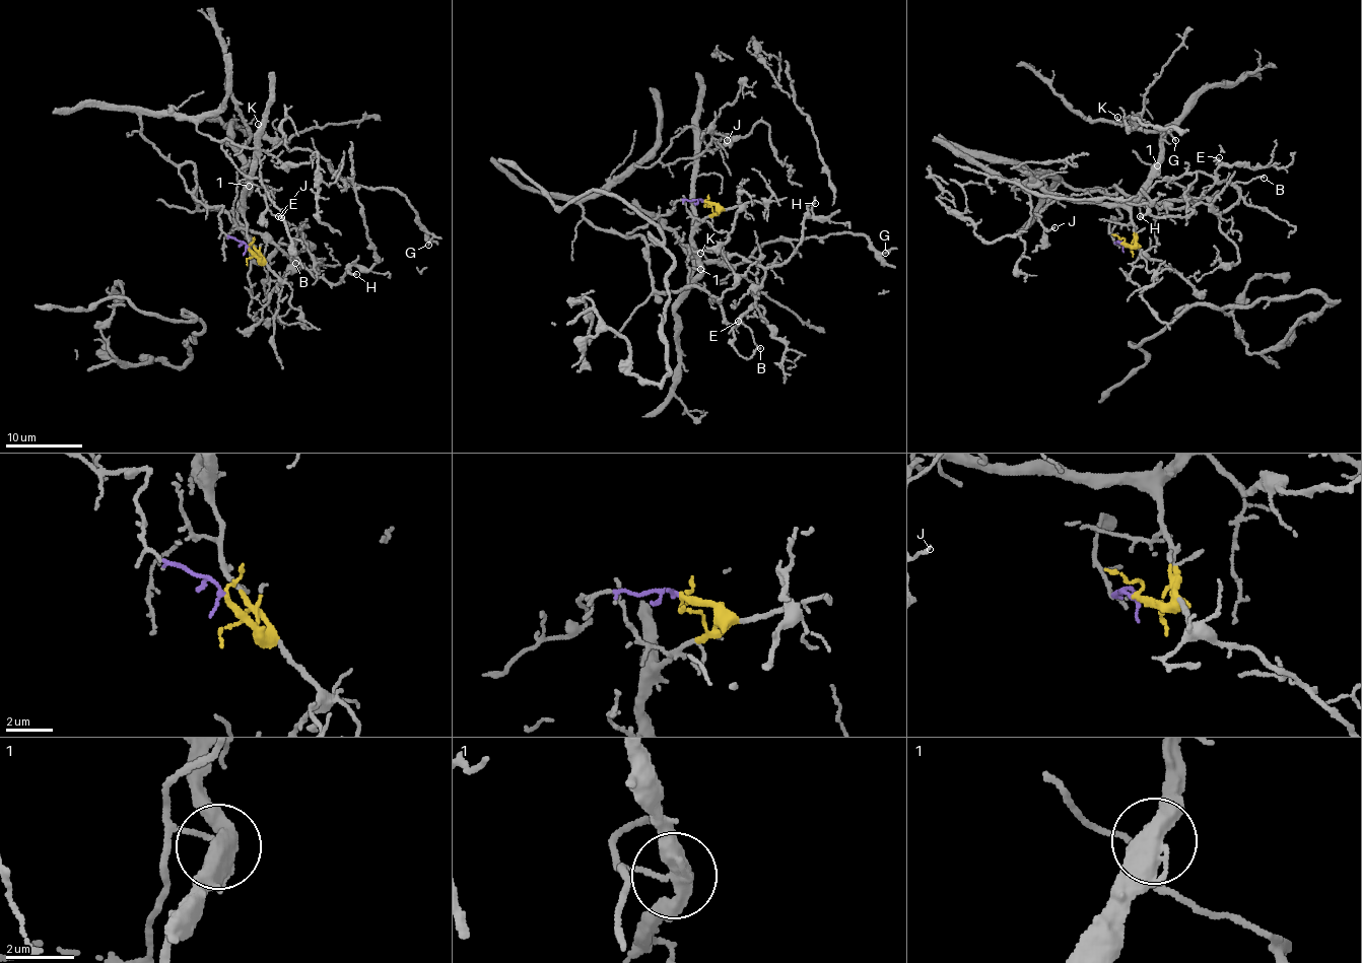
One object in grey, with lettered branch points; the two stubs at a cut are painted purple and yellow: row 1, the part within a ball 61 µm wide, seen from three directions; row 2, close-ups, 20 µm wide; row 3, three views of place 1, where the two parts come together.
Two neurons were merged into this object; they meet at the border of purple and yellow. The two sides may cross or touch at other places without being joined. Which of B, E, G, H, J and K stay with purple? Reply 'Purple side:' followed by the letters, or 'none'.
Purple side: B, E, J

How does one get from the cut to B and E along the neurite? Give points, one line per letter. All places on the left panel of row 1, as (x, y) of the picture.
B: (249, 248), (184, 163), (196, 208), (237, 224), (256, 262), (281, 249), (296, 263)
E: (249, 248), (184, 163), (196, 208), (237, 224), (256, 263), (304, 237), (281, 218)

